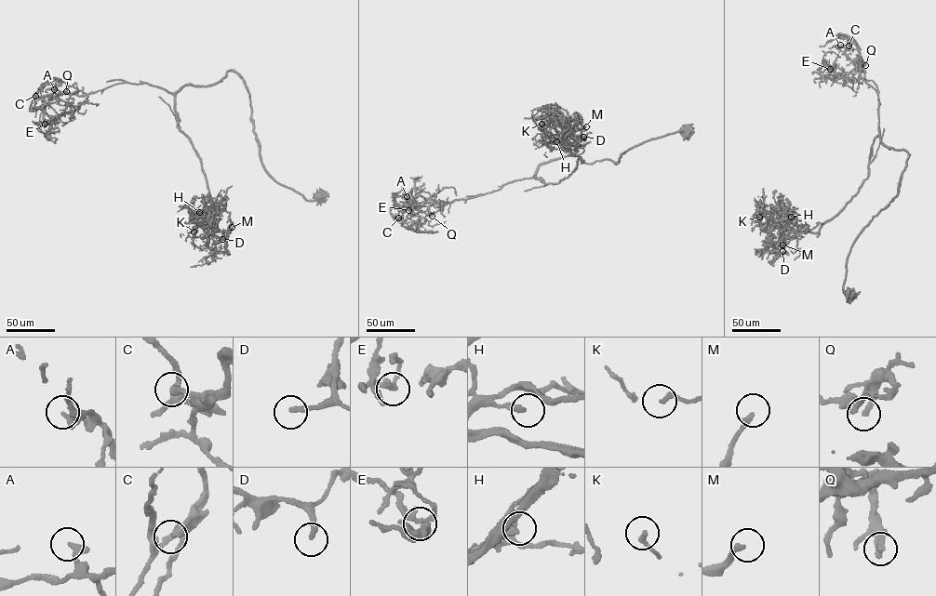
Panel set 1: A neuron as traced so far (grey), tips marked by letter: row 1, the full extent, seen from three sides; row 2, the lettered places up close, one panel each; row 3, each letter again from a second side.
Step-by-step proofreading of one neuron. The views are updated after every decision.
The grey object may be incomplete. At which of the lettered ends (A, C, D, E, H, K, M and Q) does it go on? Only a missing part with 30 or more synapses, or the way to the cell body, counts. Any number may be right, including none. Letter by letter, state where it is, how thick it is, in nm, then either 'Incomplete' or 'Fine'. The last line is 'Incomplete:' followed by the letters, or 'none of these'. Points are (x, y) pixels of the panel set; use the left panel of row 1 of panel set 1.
A: Place: (54, 89). Thickness 360 nm. Fine
C: Place: (35, 96). Thickness 280 nm. Incomplete
D: Place: (222, 239). Thickness 200 nm. Incomplete
E: Place: (45, 124). Thickness 190 nm. Fine
H: Place: (199, 212). Thickness 240 nm. Fine
K: Place: (193, 231). Thickness 200 nm. Fine
M: Place: (232, 227). Thickness 220 nm. Incomplete
Q: Place: (66, 91). Thickness 200 nm. Incomplete
Incomplete: C, D, M, Q

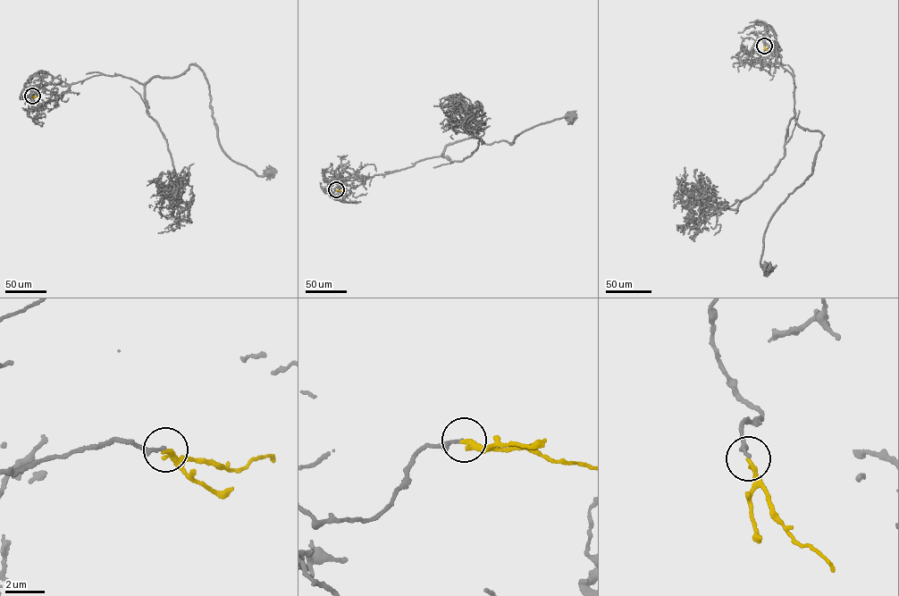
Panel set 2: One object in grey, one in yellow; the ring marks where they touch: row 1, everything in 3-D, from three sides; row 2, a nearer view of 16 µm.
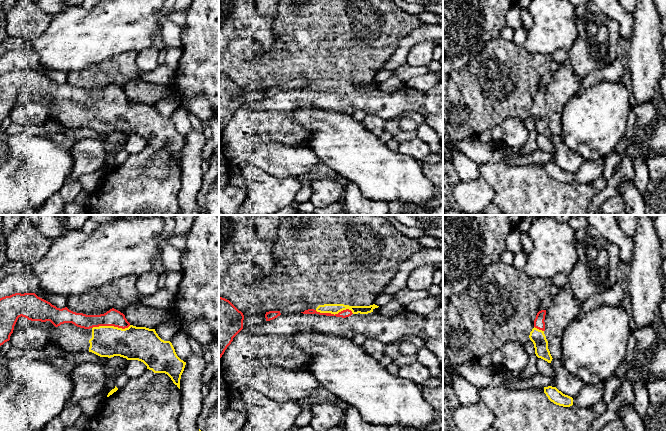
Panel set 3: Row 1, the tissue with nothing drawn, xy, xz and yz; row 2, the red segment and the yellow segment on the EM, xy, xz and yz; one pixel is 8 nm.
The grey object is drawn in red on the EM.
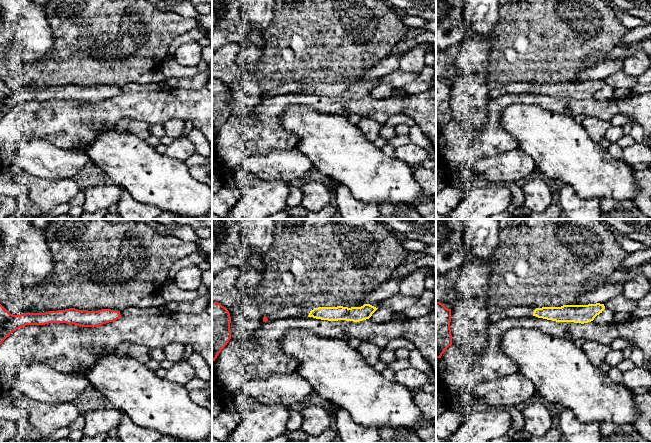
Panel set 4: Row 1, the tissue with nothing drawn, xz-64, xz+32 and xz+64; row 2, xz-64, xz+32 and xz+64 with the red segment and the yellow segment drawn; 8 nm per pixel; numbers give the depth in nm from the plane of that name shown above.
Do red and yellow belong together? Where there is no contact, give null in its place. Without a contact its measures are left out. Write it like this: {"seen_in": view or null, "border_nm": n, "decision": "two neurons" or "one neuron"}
{"seen_in": "xz", "border_nm": 320, "decision": "one neuron"}

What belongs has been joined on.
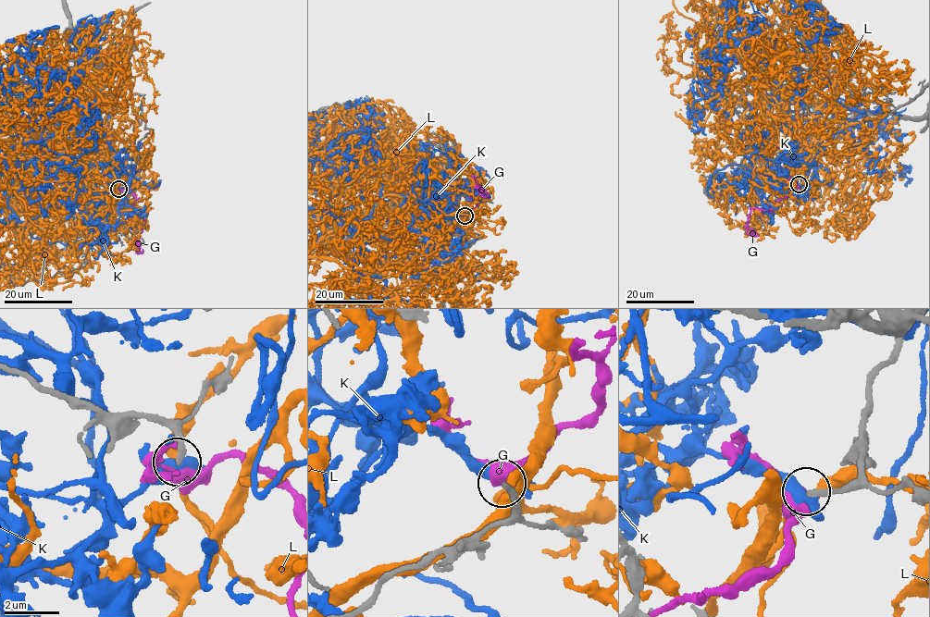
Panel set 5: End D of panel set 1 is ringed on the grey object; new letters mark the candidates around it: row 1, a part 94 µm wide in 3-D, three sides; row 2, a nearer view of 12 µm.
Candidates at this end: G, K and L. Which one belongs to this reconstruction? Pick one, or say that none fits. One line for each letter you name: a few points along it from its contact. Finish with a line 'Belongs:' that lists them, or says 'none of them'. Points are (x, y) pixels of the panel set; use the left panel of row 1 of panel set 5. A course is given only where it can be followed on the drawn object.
G: course (118, 188), (128, 189), (136, 196), (135, 212), (145, 222), (137, 241), (138, 251), (142, 252), (142, 249)
Belongs: G

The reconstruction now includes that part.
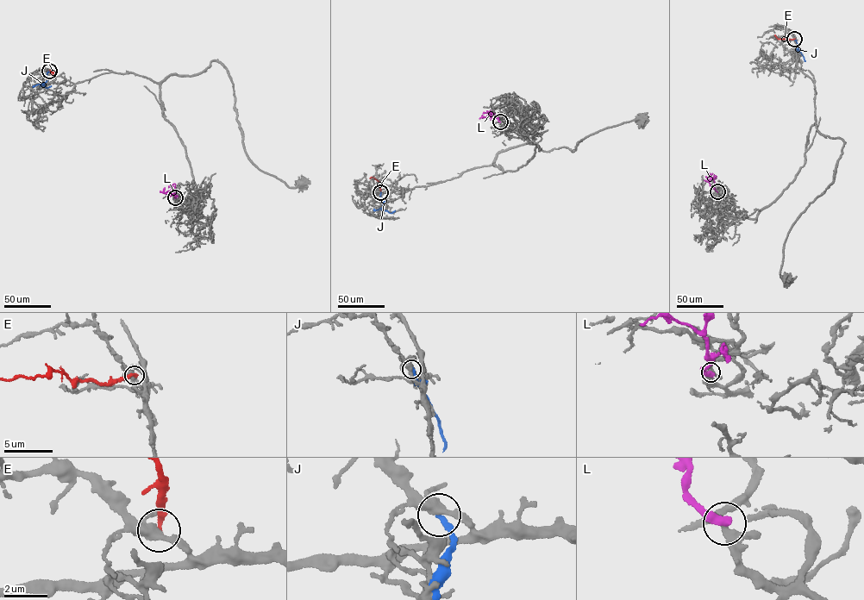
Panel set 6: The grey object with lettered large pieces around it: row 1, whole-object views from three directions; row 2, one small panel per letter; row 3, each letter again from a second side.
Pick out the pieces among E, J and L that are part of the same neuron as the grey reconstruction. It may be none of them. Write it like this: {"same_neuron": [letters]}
{"same_neuron": ["L"]}

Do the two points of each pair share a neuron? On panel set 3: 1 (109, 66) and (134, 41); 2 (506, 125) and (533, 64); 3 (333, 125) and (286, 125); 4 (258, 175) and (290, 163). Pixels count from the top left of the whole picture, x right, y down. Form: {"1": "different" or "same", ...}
{"1": "different", "2": "different", "3": "different", "4": "different"}

